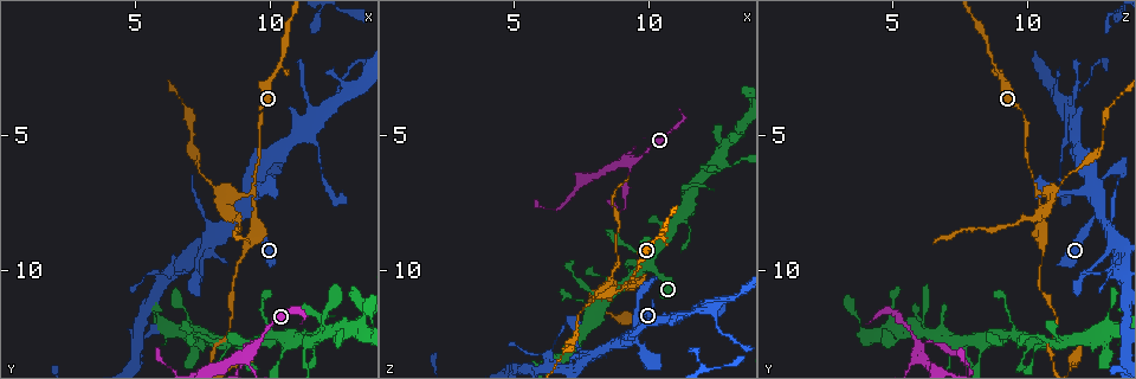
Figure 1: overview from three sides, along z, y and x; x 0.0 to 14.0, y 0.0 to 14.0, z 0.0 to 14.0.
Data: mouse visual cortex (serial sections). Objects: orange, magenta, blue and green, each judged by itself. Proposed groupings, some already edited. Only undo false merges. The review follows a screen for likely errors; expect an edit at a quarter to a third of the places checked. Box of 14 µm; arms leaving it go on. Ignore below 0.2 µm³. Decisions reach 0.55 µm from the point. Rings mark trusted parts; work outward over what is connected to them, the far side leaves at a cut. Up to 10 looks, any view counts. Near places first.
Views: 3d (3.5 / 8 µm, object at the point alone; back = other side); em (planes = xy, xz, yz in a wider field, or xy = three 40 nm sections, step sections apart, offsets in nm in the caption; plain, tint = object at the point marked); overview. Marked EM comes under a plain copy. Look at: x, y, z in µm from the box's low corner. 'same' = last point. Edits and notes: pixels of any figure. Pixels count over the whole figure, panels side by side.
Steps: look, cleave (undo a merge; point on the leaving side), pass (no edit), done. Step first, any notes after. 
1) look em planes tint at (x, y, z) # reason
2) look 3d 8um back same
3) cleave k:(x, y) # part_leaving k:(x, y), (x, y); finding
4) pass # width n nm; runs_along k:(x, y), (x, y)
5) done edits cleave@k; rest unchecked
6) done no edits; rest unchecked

look 3d 8um at (9.4, 12.8, 5.9) # a fork

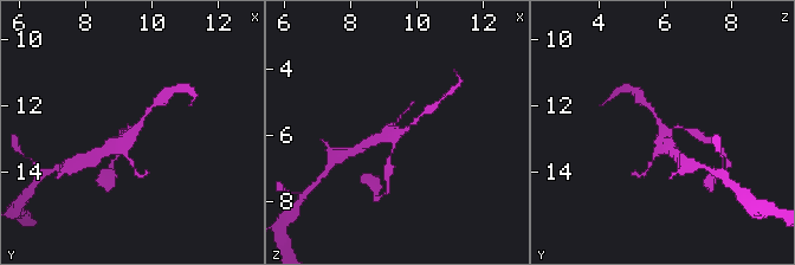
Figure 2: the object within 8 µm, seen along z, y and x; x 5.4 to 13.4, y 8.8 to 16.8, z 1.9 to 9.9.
look em xy step 2 tint at (9.4, 12.9, 5.9)

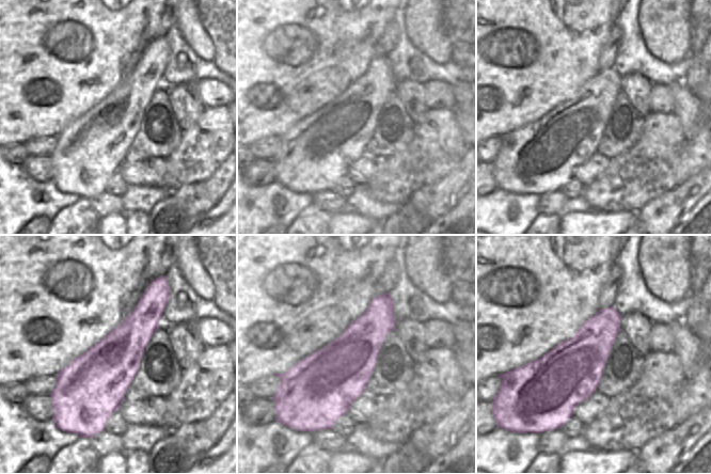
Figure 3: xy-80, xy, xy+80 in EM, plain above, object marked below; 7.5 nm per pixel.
pass # runs_along 2:(150, 108), (122, 143), (104, 150); one cell here

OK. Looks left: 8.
look 3d 3.5um at (12.4, 12.2, 6.0) # three-way junction

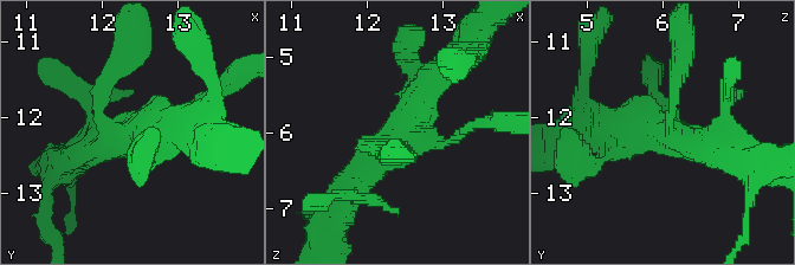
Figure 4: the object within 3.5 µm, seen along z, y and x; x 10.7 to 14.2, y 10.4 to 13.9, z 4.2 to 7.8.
look em planes tint at (12.50, 12.15, 6.05)

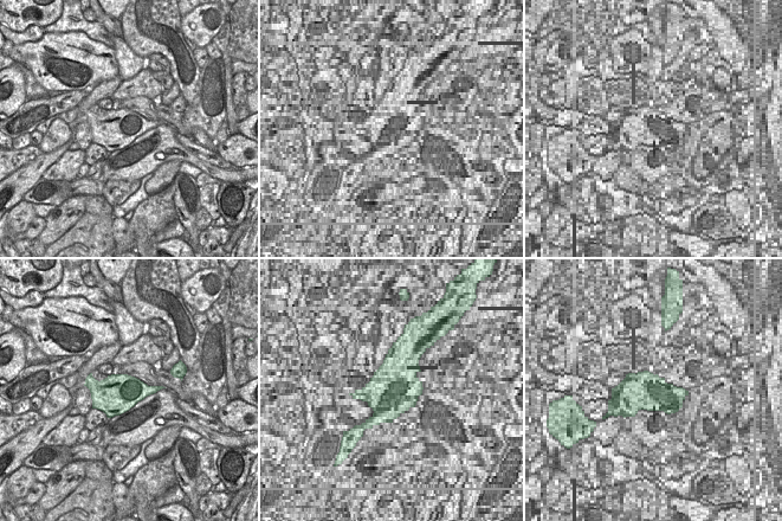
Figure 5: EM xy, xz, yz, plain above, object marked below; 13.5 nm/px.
pass # runs_along 4:(350, 188), (445, 73); continuous, no second cell

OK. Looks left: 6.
look 3d 3.5um at (9.2, 9.3, 10.6) # thick turns thin

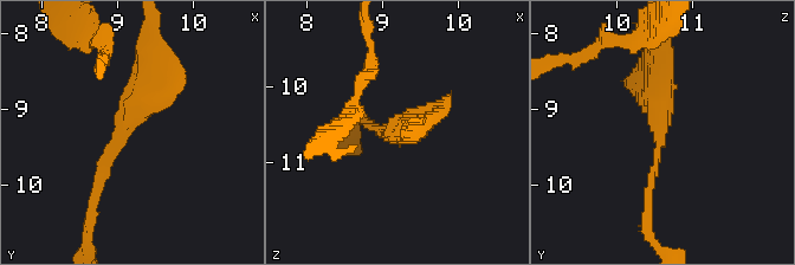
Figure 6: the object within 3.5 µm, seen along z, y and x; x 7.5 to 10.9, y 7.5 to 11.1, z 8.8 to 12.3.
pass # runs_along 6:(149, 55), (142, 98), (95, 196); all the same cell

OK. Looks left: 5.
look 3d 8um at (12.3, 3.8, 11.5) # side arm on a straight run

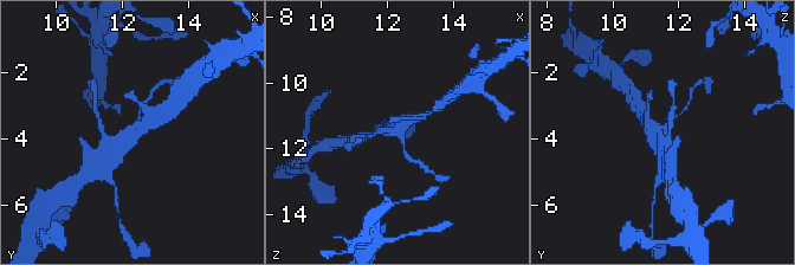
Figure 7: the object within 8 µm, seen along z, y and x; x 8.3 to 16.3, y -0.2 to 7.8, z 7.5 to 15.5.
look 3d 3.5um back at (12.3, 3.8, 11.5)

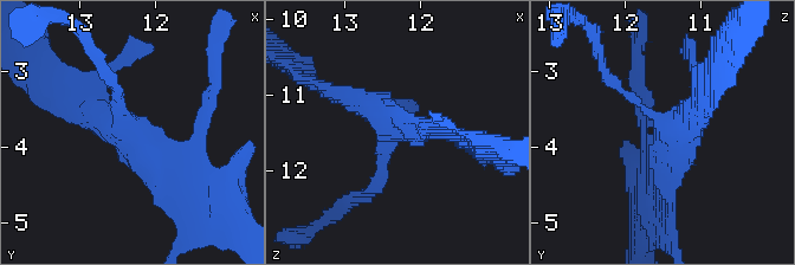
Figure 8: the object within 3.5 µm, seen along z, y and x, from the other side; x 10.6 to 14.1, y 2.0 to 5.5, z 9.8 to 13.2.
look em xy step 2 tint at (12.40, 3.70, 11.45) # now the EM

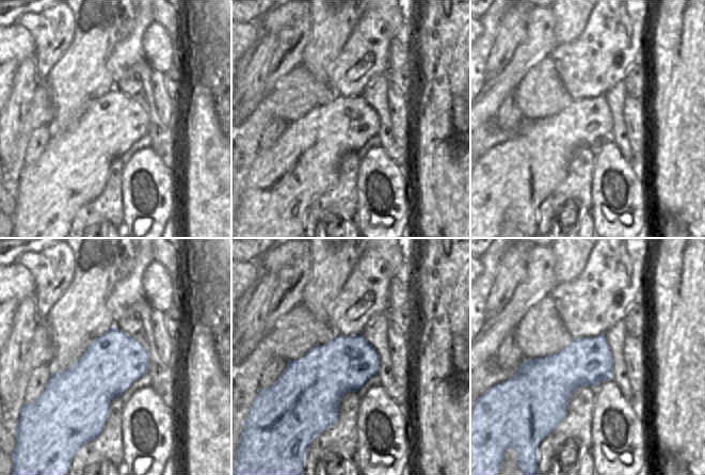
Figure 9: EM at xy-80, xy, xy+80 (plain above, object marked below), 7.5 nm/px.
pass # width 420 nm; runs_along 8:(189, 176), (65, 94); one cell here

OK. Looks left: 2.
done no edits; rest unchecked

